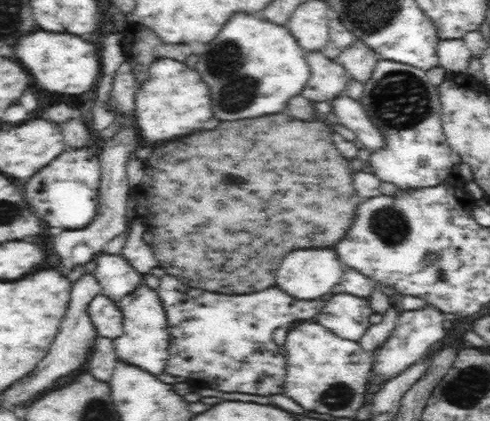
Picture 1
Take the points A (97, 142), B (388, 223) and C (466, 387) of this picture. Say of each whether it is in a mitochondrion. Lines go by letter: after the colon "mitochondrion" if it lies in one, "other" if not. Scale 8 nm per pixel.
A: other
B: mitochondrion
C: mitochondrion

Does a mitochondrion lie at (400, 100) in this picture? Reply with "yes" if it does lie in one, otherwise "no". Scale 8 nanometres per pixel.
yes

